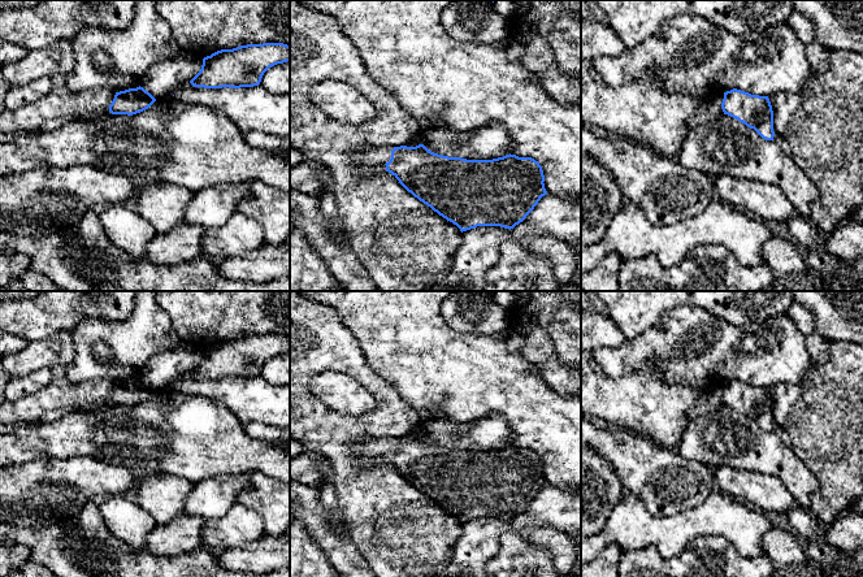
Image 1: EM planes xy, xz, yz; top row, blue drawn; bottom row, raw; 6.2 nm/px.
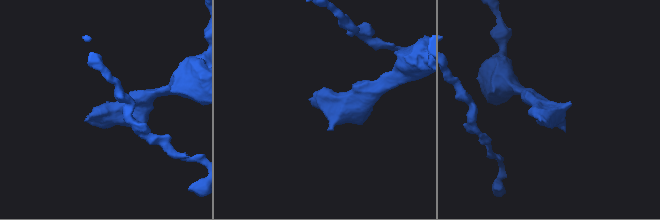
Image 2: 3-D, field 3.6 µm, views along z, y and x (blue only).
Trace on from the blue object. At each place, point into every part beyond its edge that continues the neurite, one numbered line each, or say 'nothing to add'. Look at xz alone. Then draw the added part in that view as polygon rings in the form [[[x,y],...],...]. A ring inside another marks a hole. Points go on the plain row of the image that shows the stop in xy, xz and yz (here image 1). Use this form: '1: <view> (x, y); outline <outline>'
1: xz (364, 450); outline [[[378,438],[368,441],[354,441],[350,455],[356,456],[363,463],[368,463],[369,459],[382,457],[391,450],[391,442],[394,438]]]

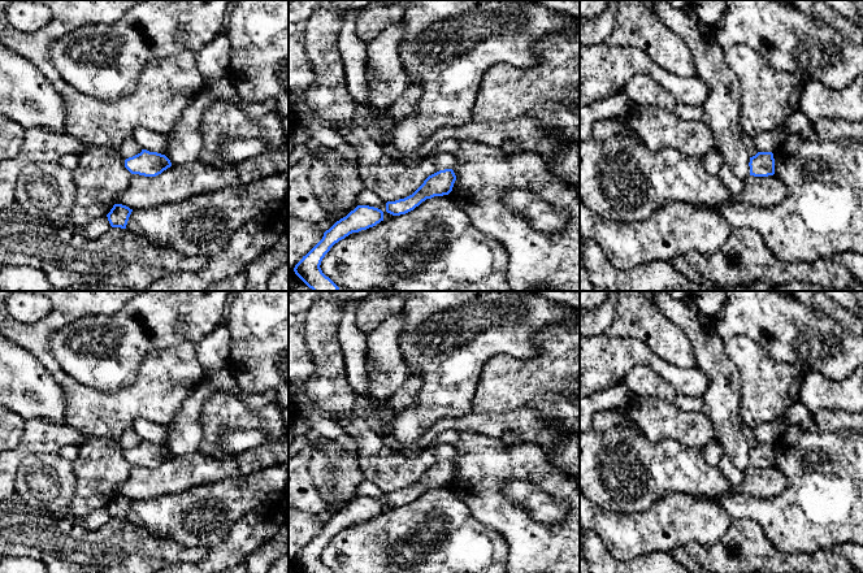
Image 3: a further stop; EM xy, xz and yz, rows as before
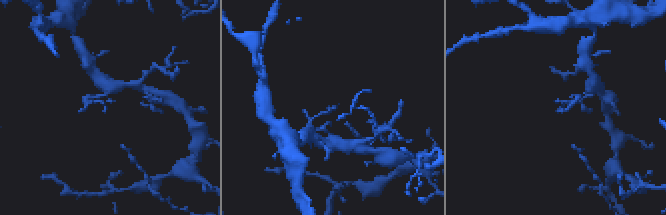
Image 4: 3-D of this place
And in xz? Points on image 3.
nothing to add

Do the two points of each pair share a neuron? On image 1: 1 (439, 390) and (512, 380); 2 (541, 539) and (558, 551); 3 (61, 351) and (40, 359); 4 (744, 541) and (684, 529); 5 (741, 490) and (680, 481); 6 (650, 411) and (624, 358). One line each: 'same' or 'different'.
1: same
2: same
3: same
4: same
5: different
6: different

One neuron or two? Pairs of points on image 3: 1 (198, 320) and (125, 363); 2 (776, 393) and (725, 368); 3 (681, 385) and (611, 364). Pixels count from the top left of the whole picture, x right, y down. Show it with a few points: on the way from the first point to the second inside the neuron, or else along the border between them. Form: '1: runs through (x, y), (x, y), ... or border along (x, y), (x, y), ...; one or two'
1: runs through (180, 333), (161, 335), (152, 344), (143, 344); one
2: border along (725, 347), (725, 354), (738, 373), (740, 406); two
3: runs through (664, 369), (650, 359), (628, 359); one

